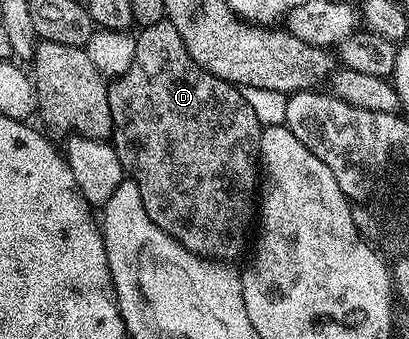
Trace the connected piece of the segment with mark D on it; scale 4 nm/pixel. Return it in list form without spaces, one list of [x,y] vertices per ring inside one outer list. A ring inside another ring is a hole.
[[[165,20],[158,24],[150,24],[143,27],[139,33],[135,35],[136,51],[130,68],[121,78],[115,79],[108,88],[110,116],[112,117],[110,141],[114,152],[118,152],[118,160],[125,175],[138,188],[138,192],[142,196],[142,208],[146,208],[146,216],[150,216],[150,220],[155,226],[169,234],[175,242],[185,246],[190,253],[201,260],[236,258],[243,252],[244,245],[248,242],[248,233],[251,230],[253,233],[254,219],[258,214],[258,171],[261,169],[260,132],[262,121],[260,122],[259,116],[256,115],[255,108],[240,95],[243,93],[233,83],[215,78],[210,71],[204,70],[196,63],[190,56],[190,52],[186,52],[186,44],[182,44],[182,36],[178,36],[178,28],[174,28],[172,22]]]

